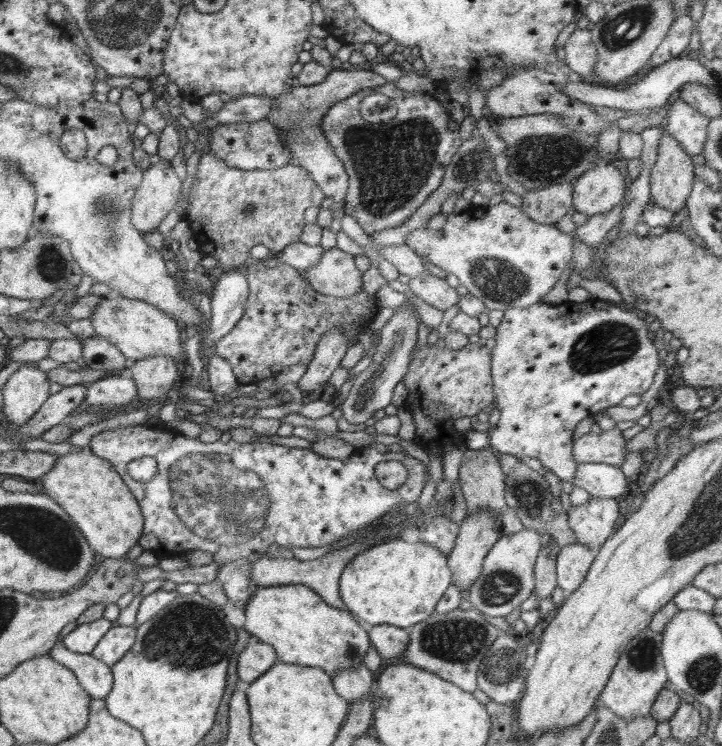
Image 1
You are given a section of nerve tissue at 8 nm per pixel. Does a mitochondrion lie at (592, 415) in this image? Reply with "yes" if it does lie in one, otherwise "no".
no

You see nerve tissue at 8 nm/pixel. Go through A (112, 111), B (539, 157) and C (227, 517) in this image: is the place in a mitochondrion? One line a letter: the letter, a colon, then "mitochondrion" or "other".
A: other
B: mitochondrion
C: mitochondrion

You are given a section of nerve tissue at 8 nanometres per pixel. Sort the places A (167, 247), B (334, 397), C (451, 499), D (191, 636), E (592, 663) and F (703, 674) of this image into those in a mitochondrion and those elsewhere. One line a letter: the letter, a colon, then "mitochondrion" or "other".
A: other
B: other
C: other
D: mitochondrion
E: other
F: mitochondrion

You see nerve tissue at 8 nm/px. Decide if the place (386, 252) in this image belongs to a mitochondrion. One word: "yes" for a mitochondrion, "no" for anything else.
no

